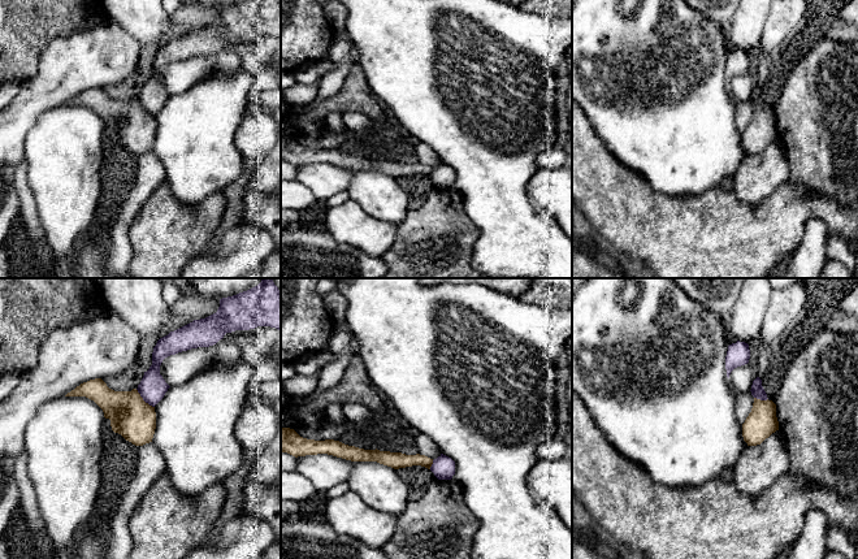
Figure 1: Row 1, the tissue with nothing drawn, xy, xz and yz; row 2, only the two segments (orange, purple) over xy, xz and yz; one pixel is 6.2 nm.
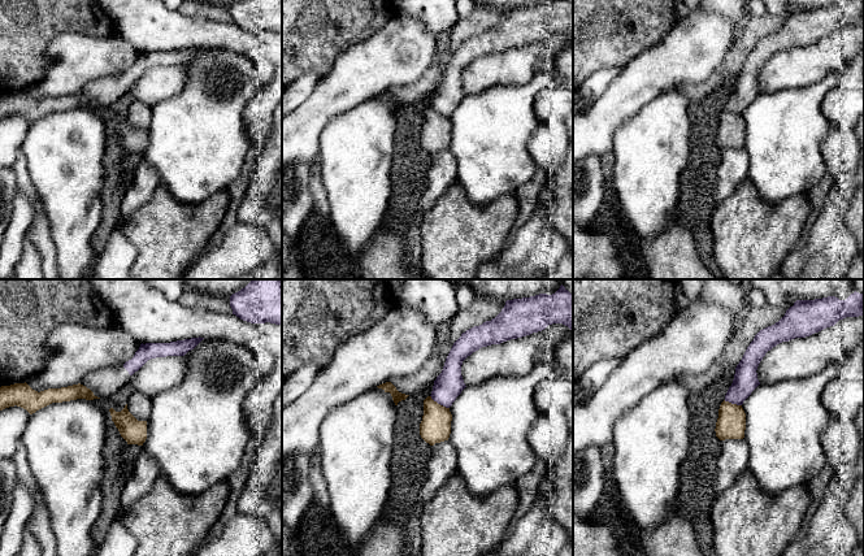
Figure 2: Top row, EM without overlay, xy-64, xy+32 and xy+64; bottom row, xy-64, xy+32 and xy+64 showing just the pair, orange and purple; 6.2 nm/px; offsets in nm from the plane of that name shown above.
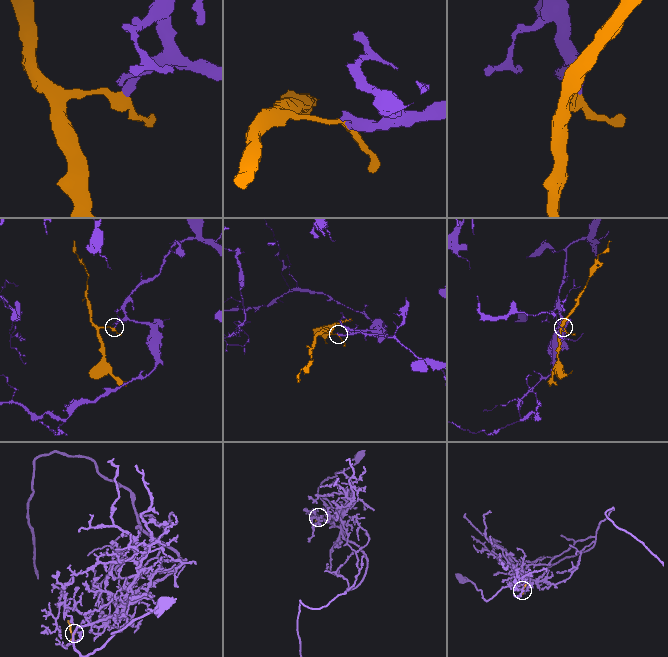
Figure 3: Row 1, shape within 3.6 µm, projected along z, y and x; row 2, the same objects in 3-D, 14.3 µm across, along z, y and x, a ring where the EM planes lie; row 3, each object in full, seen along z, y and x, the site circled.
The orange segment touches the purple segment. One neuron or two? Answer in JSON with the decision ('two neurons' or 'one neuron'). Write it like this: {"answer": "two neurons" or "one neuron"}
{"answer": "two neurons"}

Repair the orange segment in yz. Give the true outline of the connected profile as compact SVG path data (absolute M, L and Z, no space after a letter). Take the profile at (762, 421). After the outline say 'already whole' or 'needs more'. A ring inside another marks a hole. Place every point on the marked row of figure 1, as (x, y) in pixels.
M754 398L751 412L742 424L744 441L748 446L757 446L776 430L779 430L776 404L768 399Z; already whole

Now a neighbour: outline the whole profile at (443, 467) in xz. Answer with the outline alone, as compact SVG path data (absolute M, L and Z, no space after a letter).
M441 454L433 460L430 471L438 480L451 480L455 474L455 462L451 458Z

